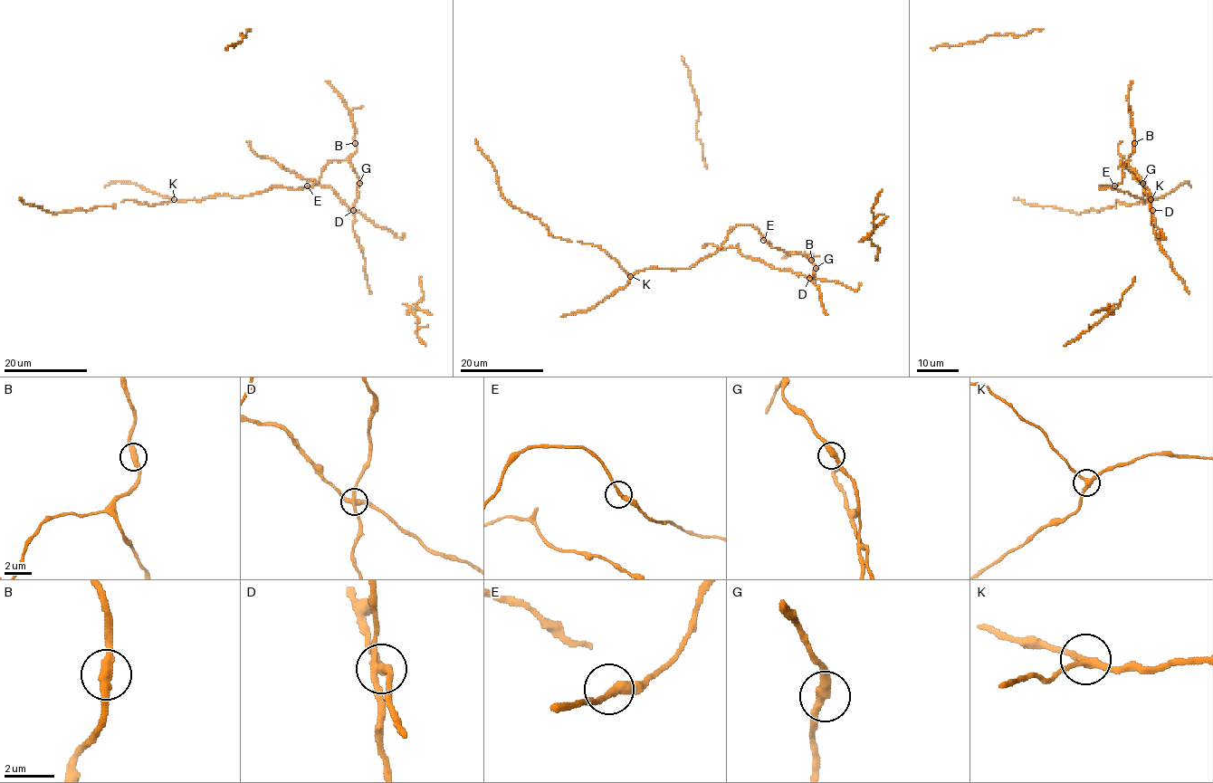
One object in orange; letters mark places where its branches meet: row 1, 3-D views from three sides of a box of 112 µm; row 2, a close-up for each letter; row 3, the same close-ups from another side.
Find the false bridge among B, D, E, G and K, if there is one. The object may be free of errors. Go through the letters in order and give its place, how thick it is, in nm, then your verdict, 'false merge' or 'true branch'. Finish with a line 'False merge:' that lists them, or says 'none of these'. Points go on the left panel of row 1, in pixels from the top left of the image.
B: place (355, 143); calibre 380 nm; true branch
D: place (353, 210); calibre 320 nm; false merge
E: place (307, 186); calibre 280 nm; true branch
G: place (359, 183); calibre 360 nm; true branch
K: place (174, 199); calibre 260 nm; true branch
False merge: D

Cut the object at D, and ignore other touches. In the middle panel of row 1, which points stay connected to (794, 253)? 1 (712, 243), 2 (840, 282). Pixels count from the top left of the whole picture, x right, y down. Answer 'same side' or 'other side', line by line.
1: other side
2: other side

